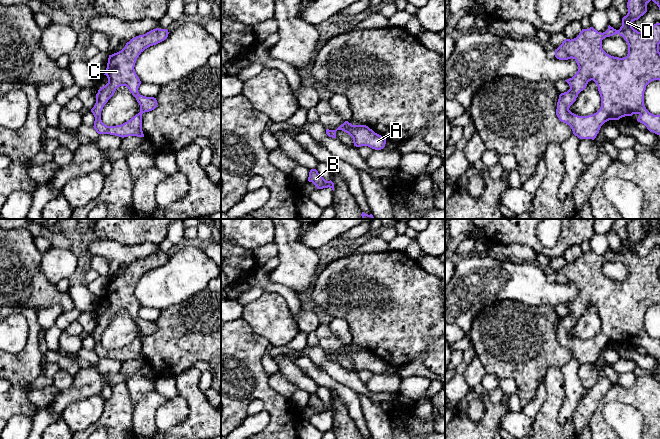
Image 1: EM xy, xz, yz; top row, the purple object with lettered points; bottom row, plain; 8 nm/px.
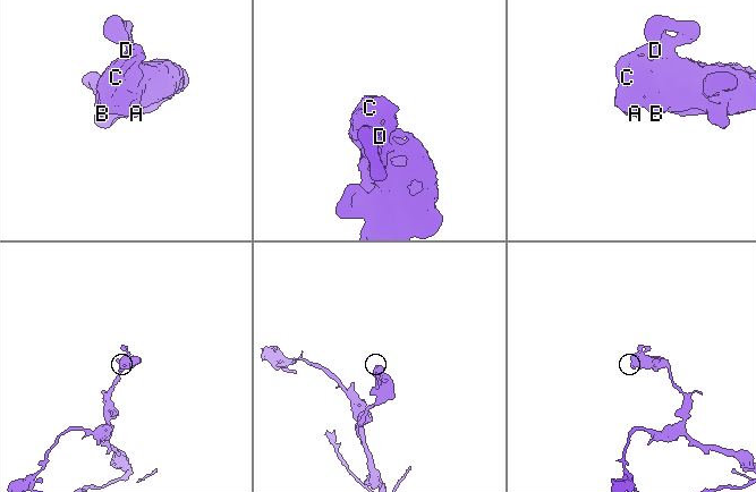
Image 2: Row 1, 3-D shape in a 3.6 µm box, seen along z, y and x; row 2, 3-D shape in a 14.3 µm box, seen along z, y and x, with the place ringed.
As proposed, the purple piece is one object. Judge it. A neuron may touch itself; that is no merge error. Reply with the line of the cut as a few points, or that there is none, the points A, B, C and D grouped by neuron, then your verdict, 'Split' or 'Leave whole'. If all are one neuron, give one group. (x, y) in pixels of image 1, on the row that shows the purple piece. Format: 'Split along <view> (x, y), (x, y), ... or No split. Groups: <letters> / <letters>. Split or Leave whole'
No split. Groups: A B C D. Leave whole

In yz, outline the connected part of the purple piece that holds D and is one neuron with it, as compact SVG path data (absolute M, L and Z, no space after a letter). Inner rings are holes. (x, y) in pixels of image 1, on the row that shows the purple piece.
M628 0L627 8L628 13L622 18L622 26L619 30L614 29L610 25L608 29L600 33L593 27L589 29L582 29L579 35L574 39L565 39L562 44L555 50L555 57L559 60L574 59L578 65L578 71L576 74L567 80L565 80L570 89L567 92L561 93L557 102L556 115L561 122L568 124L575 136L580 139L592 139L594 140L599 133L601 126L609 120L619 120L625 116L632 116L633 114L639 114L638 122L644 124L650 132L660 135L660 114L654 115L650 113L644 105L644 92L646 86L654 80L660 81L660 23L656 23L648 32L638 32L632 27L632 22L638 20L647 12L647 4L651 0ZM619 34L624 38L628 44L628 54L626 57L619 58L607 54L602 48L602 40L606 37ZM593 80L597 87L601 97L601 107L600 109L588 116L578 116L572 113L569 108L576 101L578 94L583 91L588 82Z

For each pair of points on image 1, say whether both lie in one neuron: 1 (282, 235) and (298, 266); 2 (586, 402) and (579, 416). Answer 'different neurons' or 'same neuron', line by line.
1: same neuron
2: same neuron

